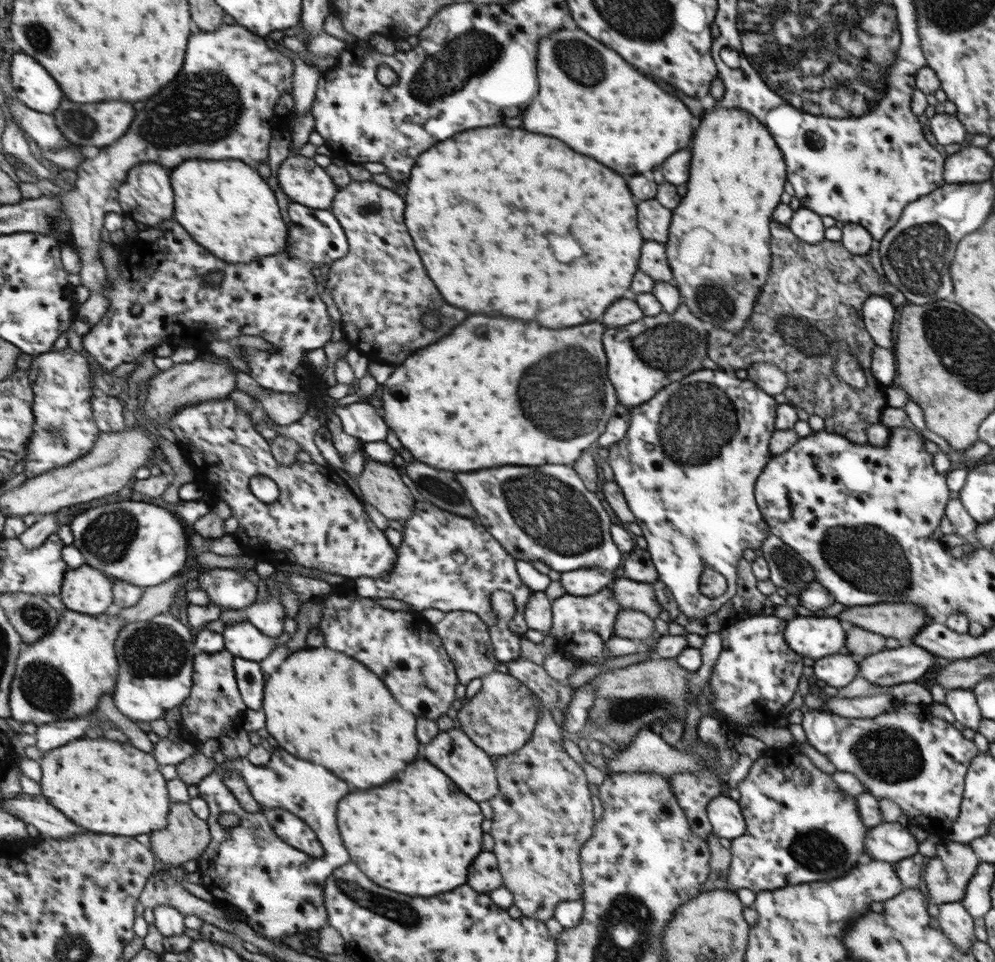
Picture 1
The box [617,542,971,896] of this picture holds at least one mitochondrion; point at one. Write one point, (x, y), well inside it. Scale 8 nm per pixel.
(890, 755)

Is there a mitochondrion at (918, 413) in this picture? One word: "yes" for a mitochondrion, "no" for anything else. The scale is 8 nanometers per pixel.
no

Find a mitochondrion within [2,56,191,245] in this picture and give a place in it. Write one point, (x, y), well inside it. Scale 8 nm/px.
(83, 124)

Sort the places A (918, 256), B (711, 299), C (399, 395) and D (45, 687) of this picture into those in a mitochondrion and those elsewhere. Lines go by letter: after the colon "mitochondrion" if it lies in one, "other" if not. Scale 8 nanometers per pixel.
A: mitochondrion
B: mitochondrion
C: other
D: mitochondrion

